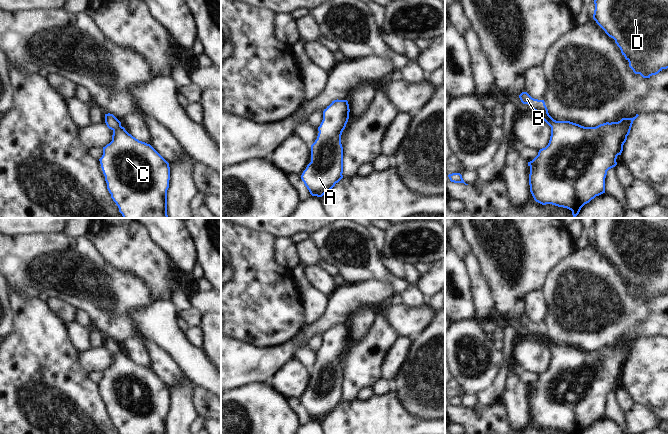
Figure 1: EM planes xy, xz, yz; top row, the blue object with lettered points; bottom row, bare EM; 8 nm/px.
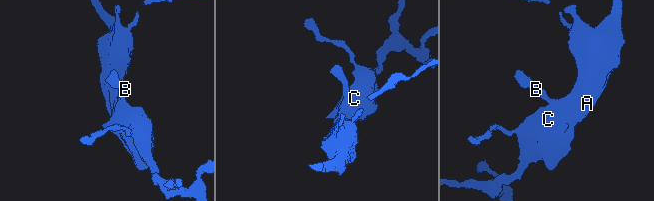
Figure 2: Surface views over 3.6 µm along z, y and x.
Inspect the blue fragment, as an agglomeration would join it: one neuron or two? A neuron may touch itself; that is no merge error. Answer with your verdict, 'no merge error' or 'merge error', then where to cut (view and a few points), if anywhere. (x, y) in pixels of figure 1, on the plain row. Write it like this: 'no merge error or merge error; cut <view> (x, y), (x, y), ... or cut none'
no merge error; cut none

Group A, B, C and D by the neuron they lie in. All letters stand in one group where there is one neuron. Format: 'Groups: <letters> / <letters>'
Groups: A B C D

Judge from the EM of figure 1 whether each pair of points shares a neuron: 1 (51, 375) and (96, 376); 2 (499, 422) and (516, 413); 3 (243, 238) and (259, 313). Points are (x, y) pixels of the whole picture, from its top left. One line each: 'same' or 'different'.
1: different
2: different
3: same

